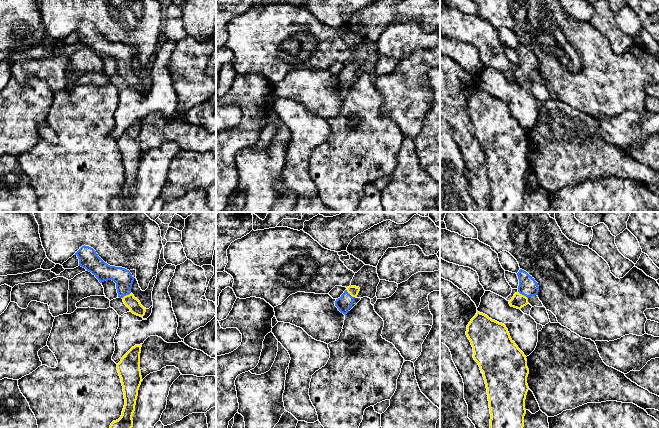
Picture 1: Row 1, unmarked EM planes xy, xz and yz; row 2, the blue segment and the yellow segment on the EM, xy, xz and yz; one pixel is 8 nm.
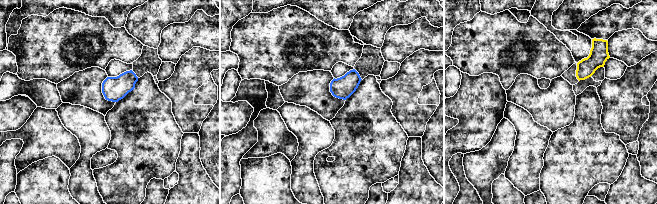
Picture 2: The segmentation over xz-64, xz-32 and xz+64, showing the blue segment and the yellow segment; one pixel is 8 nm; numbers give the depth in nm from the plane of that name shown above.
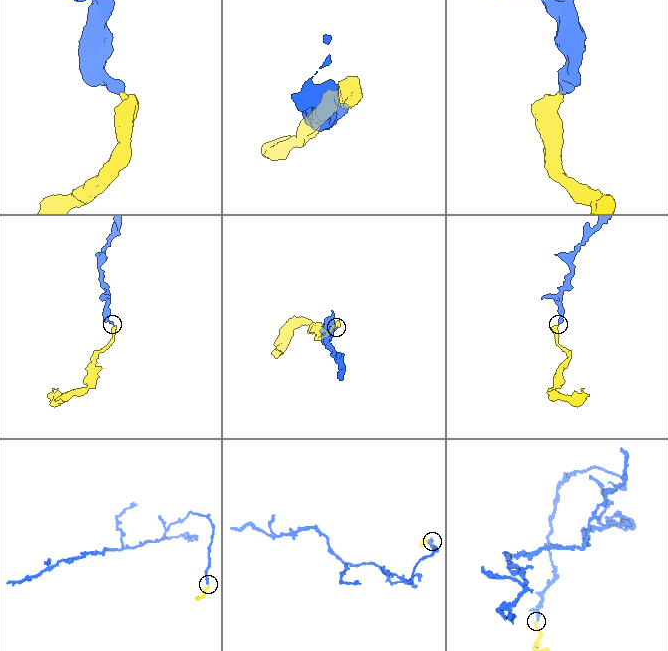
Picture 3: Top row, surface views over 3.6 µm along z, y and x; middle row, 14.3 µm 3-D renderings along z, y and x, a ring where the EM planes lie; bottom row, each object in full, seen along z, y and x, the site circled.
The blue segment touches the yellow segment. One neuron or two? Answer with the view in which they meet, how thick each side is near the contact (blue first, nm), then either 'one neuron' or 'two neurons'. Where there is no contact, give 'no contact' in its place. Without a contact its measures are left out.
meets blue in xz; 120 nm thick on the blue side, 80 nm on the other; one neuron

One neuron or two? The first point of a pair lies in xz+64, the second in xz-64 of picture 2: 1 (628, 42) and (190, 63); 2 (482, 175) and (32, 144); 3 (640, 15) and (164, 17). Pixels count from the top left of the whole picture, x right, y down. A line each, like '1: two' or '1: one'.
1: two
2: two
3: one

